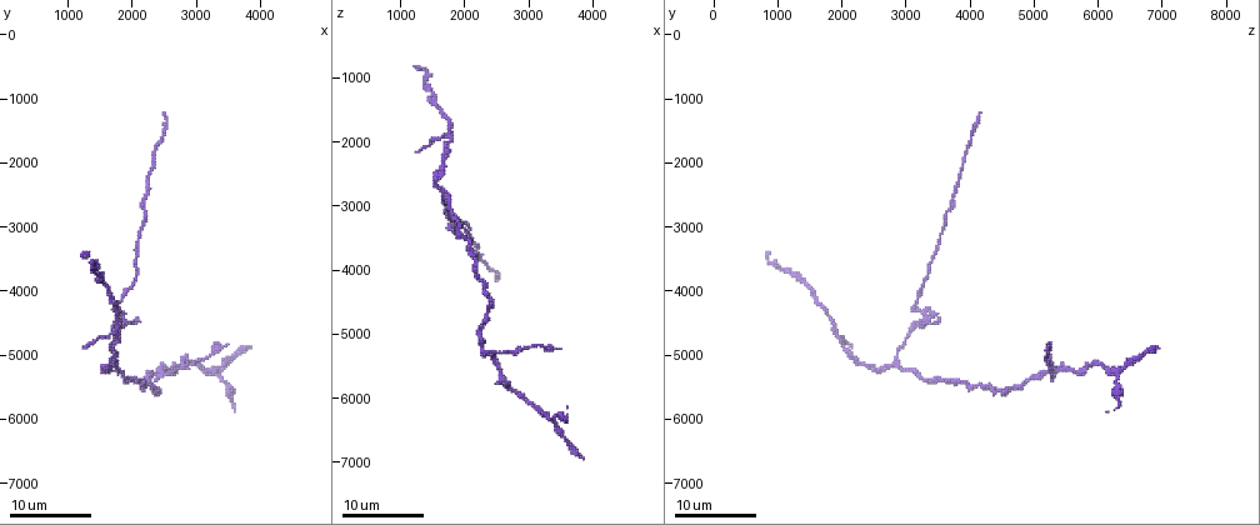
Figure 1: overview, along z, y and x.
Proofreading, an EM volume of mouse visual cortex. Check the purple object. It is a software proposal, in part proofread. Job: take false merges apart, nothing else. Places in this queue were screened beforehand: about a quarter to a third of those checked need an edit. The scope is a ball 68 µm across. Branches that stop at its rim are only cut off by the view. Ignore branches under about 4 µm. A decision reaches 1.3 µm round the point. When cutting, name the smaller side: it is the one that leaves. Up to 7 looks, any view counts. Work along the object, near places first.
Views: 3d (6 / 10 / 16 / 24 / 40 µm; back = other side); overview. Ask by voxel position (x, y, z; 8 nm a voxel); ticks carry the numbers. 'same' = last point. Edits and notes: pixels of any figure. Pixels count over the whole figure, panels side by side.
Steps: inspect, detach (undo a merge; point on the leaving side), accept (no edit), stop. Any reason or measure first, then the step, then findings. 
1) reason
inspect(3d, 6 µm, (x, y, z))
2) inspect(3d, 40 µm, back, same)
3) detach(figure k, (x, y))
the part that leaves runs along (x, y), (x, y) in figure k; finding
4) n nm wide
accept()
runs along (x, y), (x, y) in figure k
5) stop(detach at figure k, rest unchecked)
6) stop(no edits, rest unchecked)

three-way junction
inspect(3d, 16 µm, (1700, 4600, 1900))

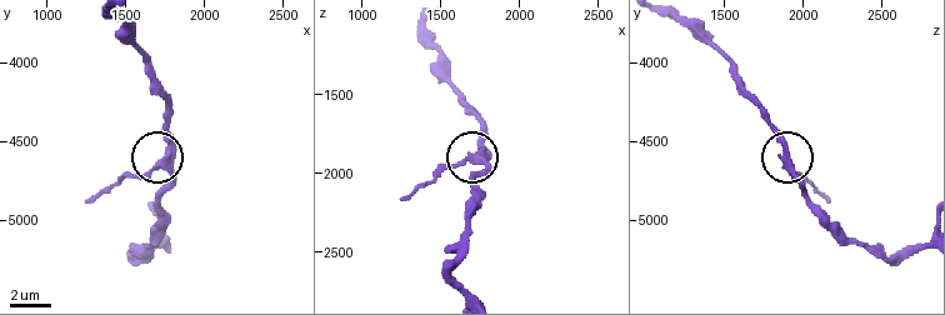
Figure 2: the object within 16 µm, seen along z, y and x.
inspect(3d, 10 µm, (1680, 4640, 1880))

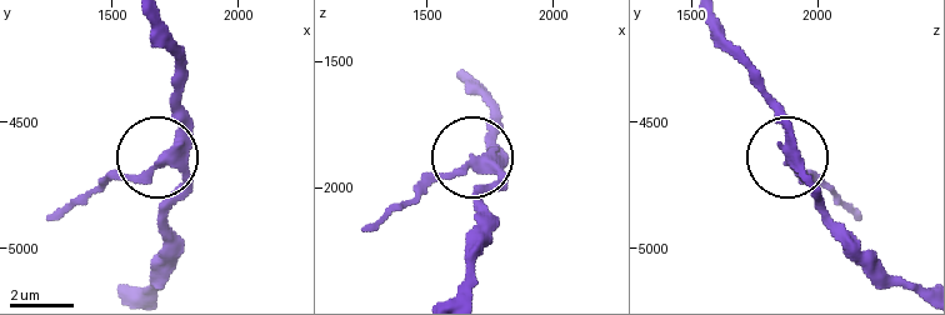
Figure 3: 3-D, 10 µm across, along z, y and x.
300 nm wide
accept()
runs along (133, 294), (163, 254), (179, 173), (158, 163), (88, 203) in figure 3; one neuron here

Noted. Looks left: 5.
a fork
inspect(3d, 16 µm, (1750, 5100, 2850))

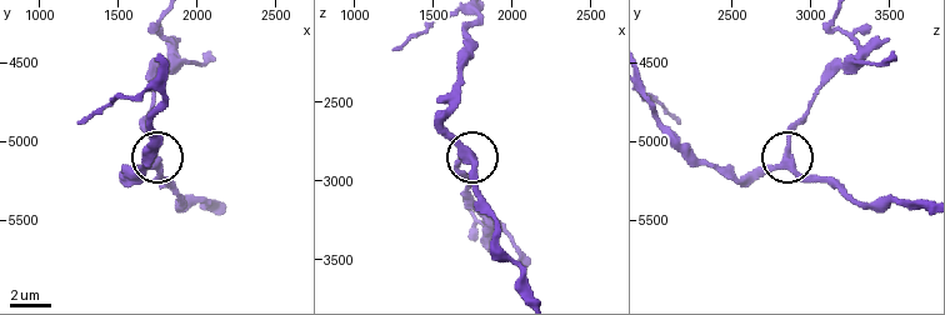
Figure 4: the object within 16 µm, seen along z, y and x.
inspect(3d, 10 µm, (1700, 5100, 2860))

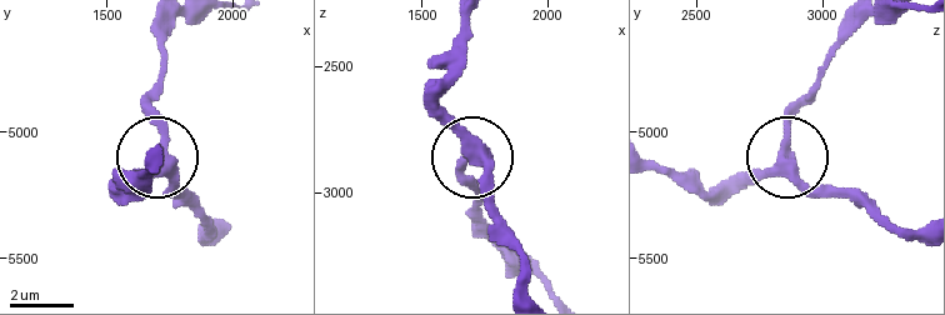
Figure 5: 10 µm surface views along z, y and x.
340 nm wide
accept()
runs along (496, 220), (486, 169), (429, 104) in figure 5; one neuron here

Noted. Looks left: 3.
three-way junction
inspect(3d, 16 µm, (2500, 5250, 5350))

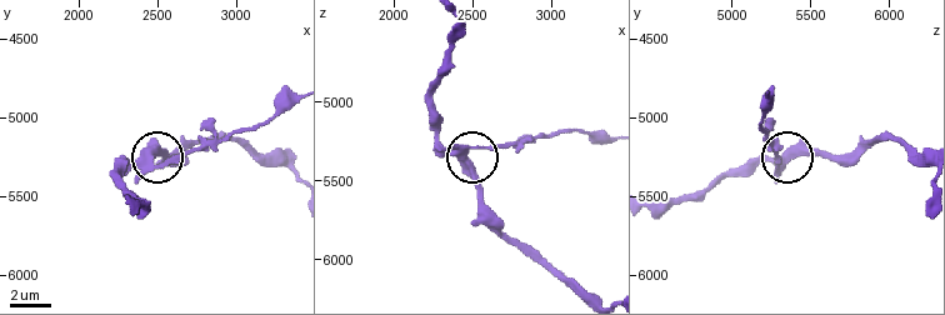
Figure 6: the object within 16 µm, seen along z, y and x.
inspect(3d, 10 µm, (2460, 5240, 5320))

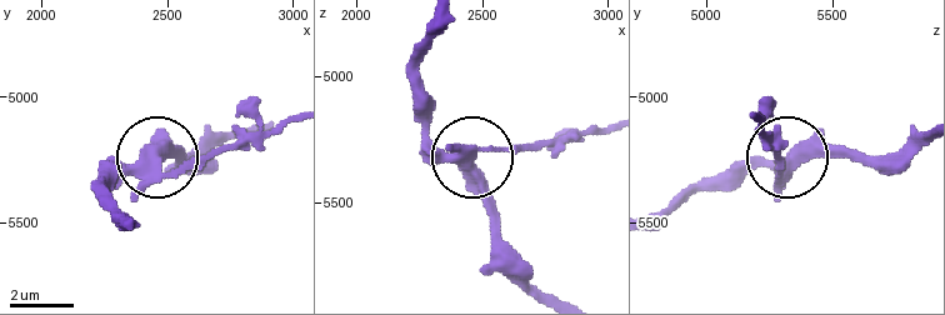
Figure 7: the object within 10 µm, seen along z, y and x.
3 arms
detach(figure 7, (196, 165))
the part that leaves runs along (156, 183), (219, 154), (250, 149), (291, 121) in figure 7; a second neuron is stuck on

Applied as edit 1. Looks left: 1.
stop(detach at figure 7, rest unchecked)

